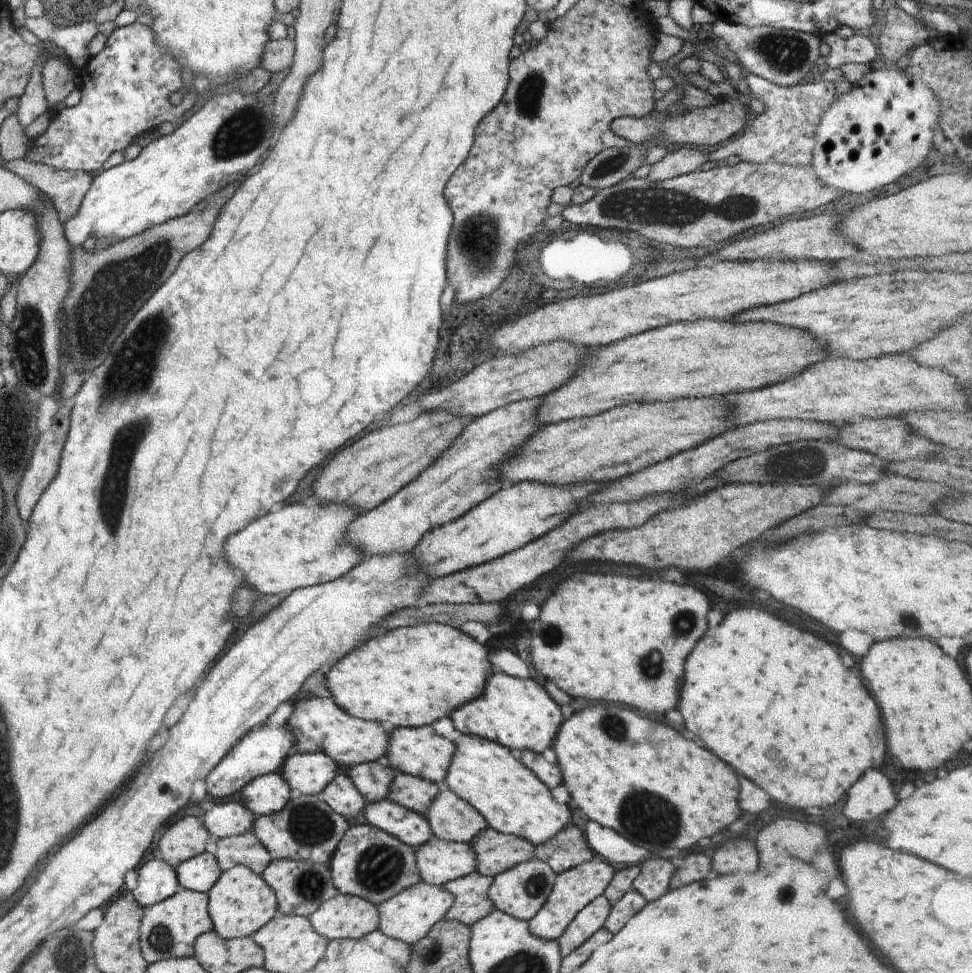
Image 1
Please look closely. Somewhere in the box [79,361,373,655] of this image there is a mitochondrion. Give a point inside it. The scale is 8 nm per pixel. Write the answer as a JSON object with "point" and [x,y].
{"point":[114,499]}

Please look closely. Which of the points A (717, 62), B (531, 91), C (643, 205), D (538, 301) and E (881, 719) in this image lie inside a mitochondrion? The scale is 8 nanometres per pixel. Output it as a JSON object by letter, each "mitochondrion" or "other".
{"A":"other","B":"mitochondrion","C":"mitochondrion","D":"other","E":"other"}

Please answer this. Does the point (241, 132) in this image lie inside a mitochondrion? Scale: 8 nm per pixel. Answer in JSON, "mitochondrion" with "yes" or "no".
{"mitochondrion":"yes"}

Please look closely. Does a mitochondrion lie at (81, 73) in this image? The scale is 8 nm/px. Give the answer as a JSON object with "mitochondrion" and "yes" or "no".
{"mitochondrion":"no"}

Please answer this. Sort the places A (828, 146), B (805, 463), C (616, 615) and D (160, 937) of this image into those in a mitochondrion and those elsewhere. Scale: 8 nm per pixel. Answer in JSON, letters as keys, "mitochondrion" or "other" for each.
{"A":"other","B":"mitochondrion","C":"other","D":"mitochondrion"}

